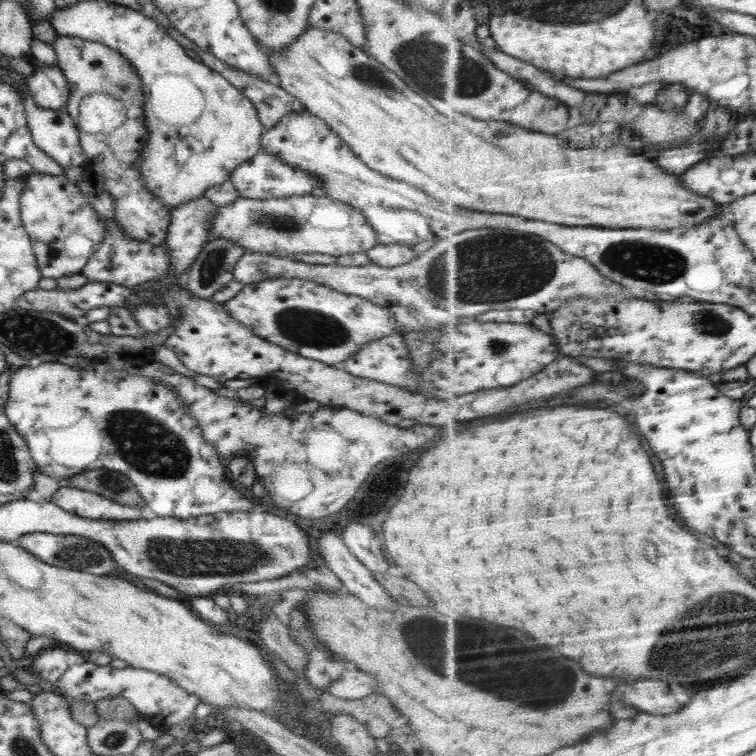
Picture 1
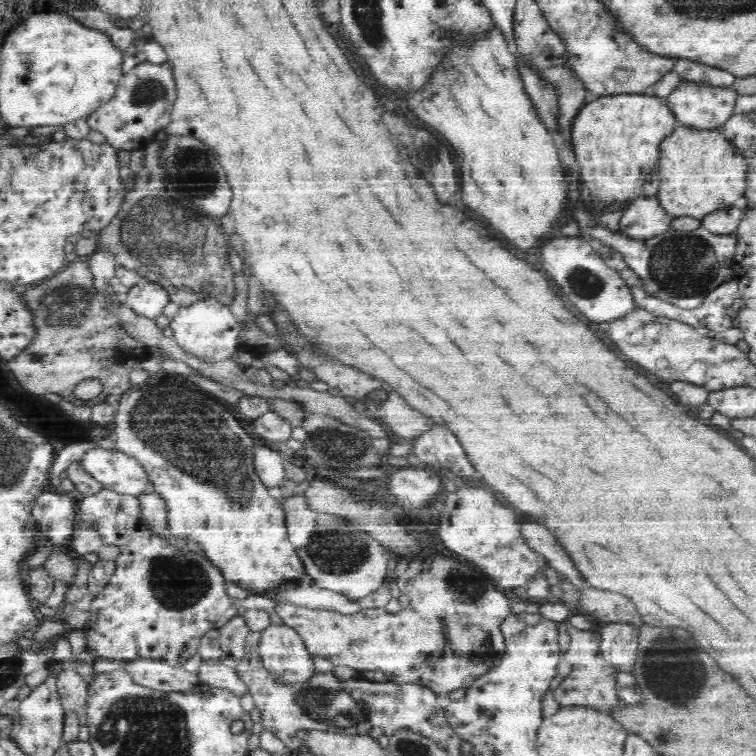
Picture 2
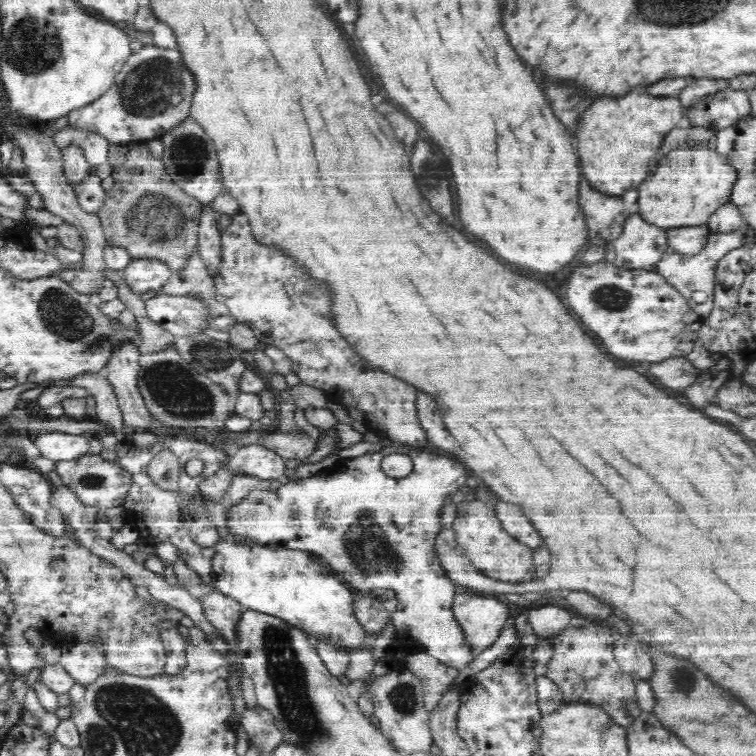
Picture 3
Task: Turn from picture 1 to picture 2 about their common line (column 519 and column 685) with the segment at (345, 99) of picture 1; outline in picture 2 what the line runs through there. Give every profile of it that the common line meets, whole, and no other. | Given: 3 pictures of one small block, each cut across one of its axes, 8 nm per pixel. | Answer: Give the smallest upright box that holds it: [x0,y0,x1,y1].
[660,122,749,220]

